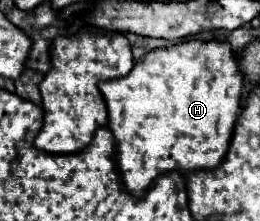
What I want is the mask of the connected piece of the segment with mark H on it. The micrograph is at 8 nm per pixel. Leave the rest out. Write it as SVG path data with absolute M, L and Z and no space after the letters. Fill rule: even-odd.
M184 41L178 45L148 51L126 77L98 83L108 107L108 129L116 139L116 163L126 189L142 197L150 183L166 173L190 169L214 169L226 155L232 129L240 109L244 77L228 43L220 41Z

